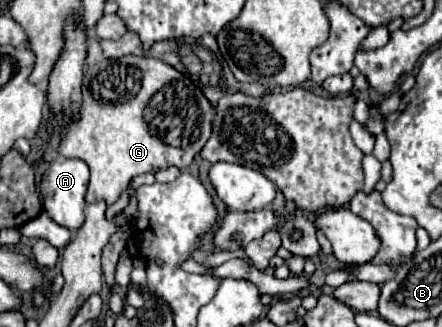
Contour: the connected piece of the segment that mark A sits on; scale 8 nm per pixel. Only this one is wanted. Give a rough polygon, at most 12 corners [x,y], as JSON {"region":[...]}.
{"region":[[48,163],[40,193],[48,217],[78,231],[88,165]]}

